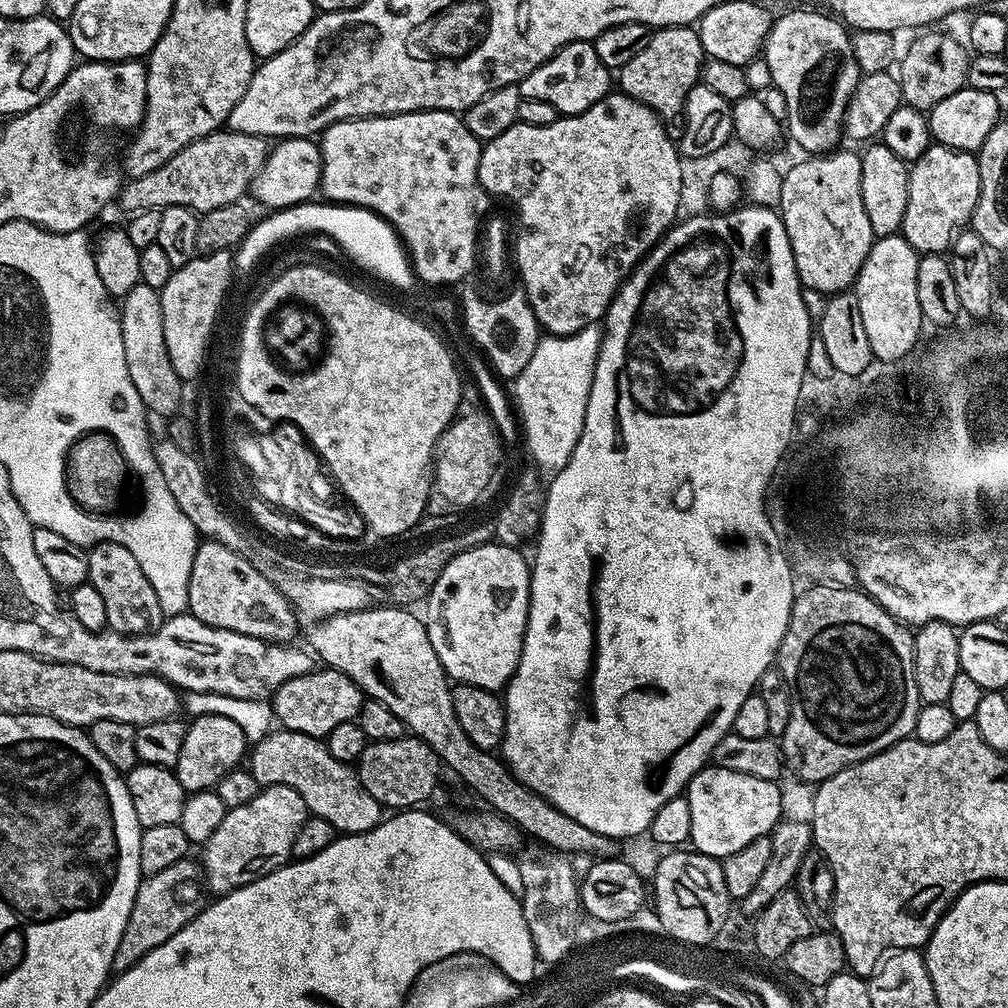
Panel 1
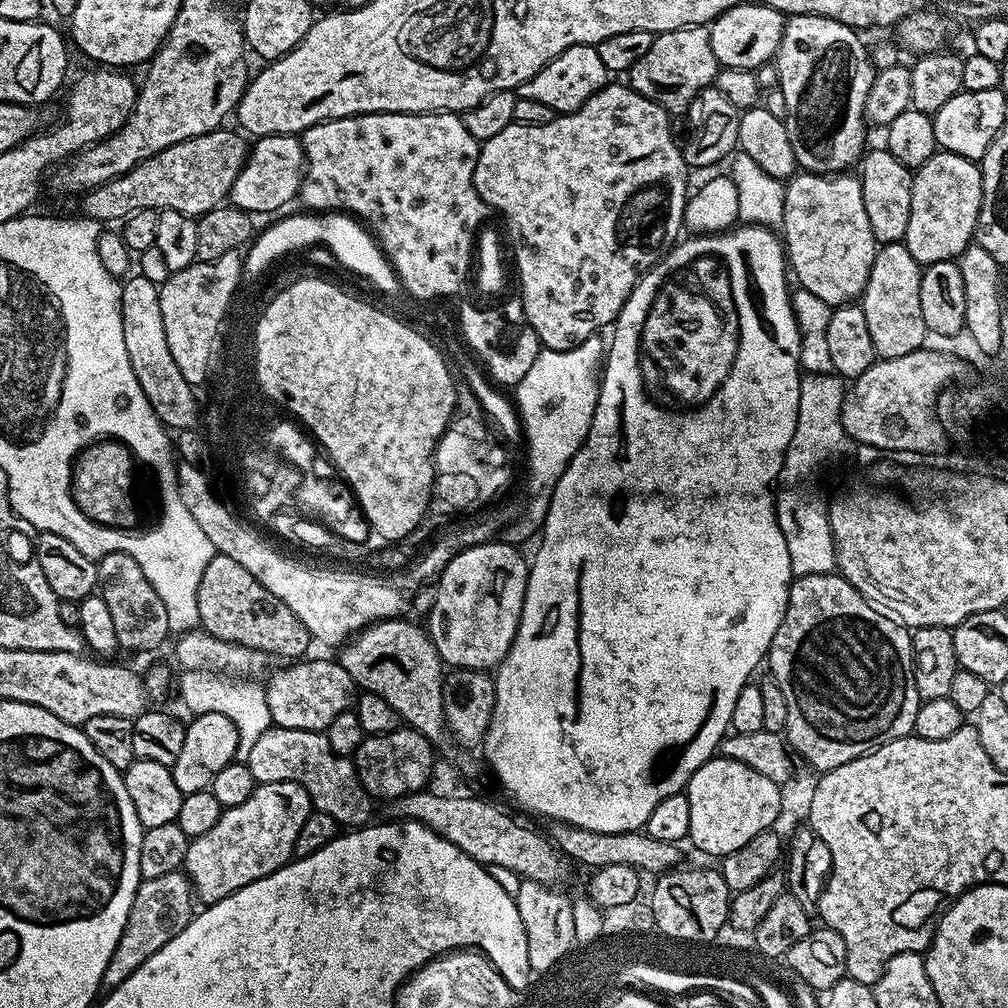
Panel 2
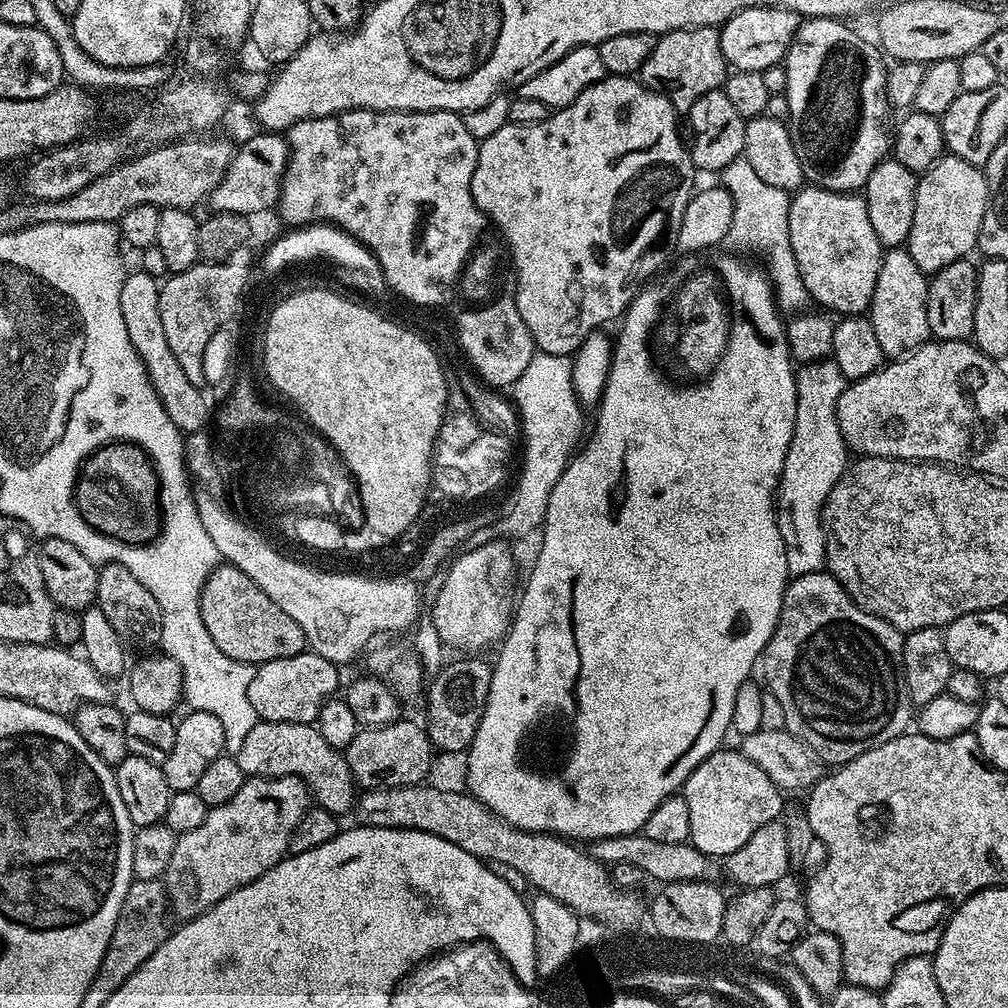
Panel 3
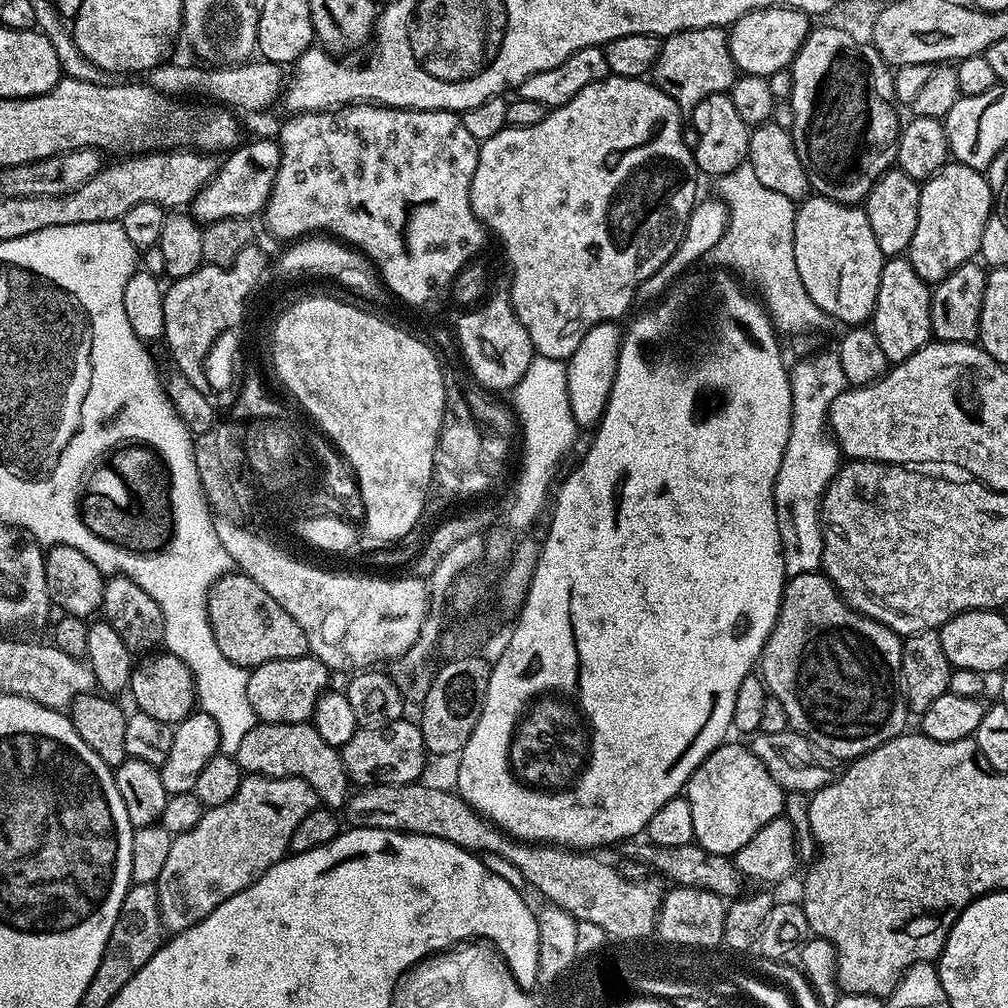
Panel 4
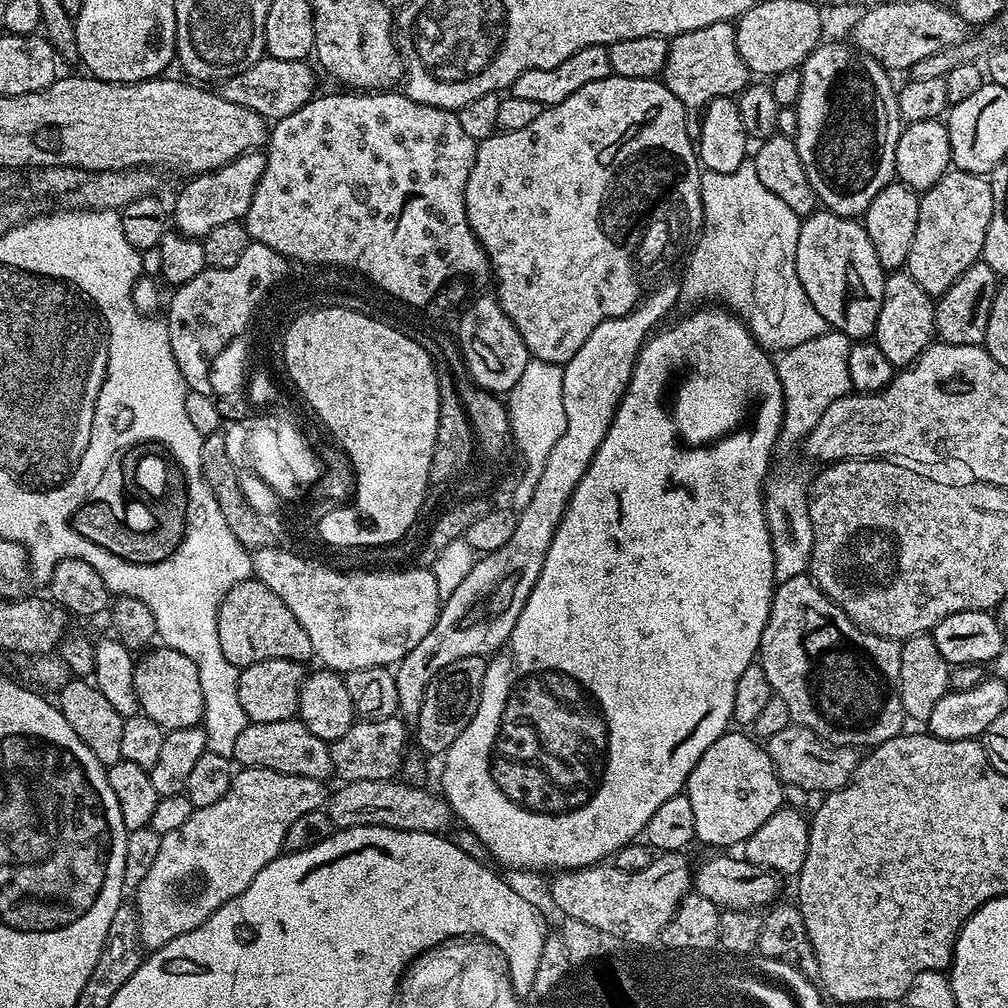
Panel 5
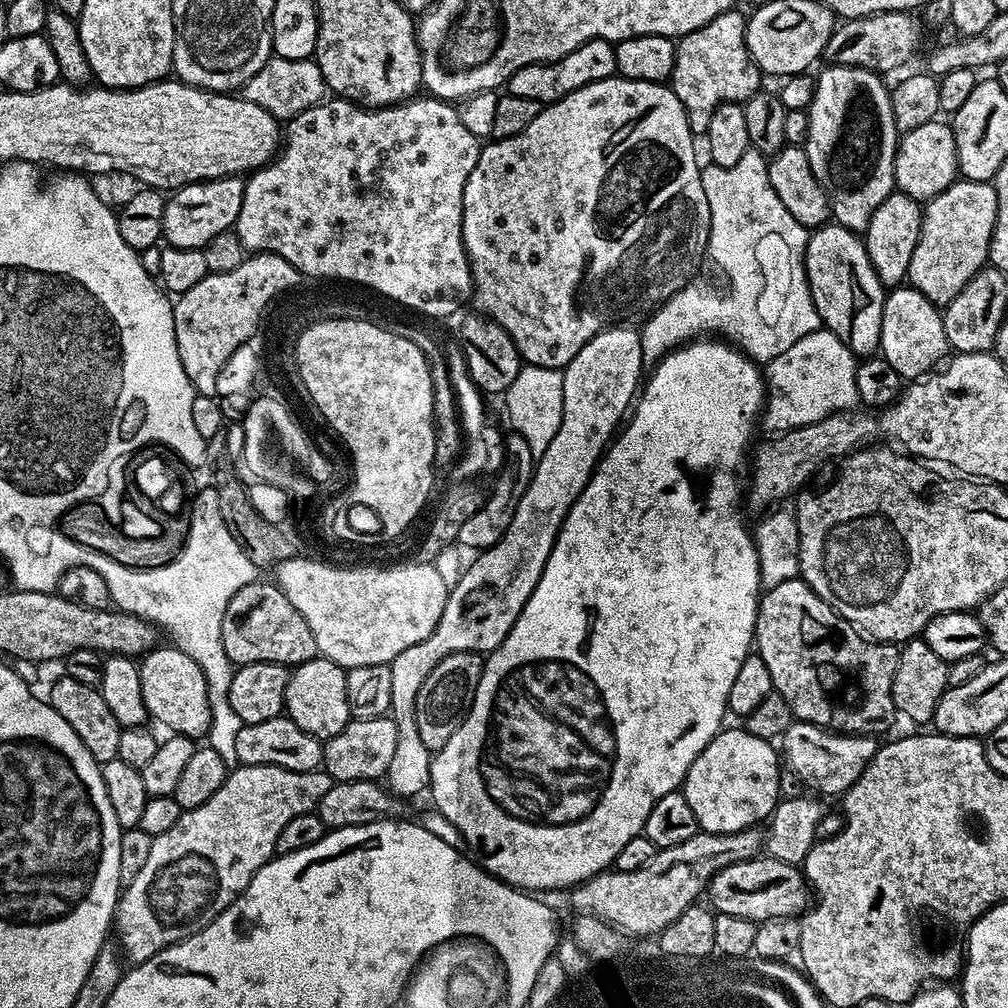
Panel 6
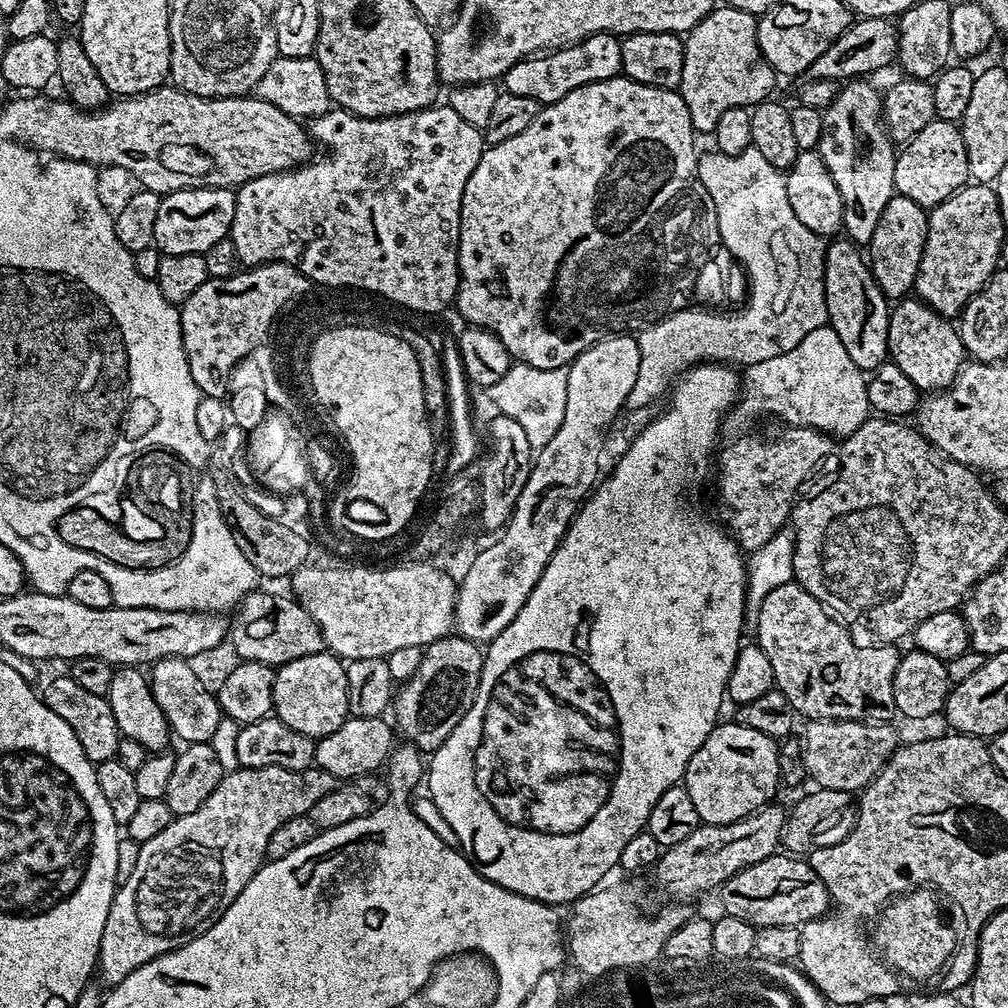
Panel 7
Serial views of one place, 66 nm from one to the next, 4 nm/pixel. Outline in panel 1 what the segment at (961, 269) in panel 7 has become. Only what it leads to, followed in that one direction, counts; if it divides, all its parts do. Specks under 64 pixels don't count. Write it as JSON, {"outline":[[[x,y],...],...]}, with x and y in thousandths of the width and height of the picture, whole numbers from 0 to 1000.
{"outline":[[[937,143],[921,144],[915,157],[904,160],[901,169],[899,216],[893,230],[914,252],[937,252],[951,230],[963,219],[972,195],[972,161],[965,152],[951,151]]]}

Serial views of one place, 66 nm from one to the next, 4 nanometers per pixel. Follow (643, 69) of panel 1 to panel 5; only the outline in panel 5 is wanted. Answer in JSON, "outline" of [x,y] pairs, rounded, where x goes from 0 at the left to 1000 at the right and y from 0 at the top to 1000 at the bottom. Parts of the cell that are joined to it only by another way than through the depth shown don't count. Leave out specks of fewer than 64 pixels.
{"outline":[[[717,20],[716,22],[708,22],[704,26],[696,26],[692,30],[676,32],[674,36],[666,37],[661,65],[657,72],[657,81],[663,86],[665,93],[669,93],[669,97],[673,97],[673,101],[677,101],[680,108],[683,109],[687,109],[687,107],[697,108],[698,104],[708,97],[729,96],[736,88],[741,87],[744,82],[744,72],[738,63],[736,54],[732,54],[729,23]]]}

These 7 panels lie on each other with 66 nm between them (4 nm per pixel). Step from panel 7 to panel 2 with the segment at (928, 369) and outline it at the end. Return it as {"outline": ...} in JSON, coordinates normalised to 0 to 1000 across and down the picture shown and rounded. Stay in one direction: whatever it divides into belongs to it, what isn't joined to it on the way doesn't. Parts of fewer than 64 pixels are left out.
{"outline":[[[894,240],[891,242],[874,242],[869,247],[867,264],[863,264],[863,276],[857,285],[855,305],[859,312],[859,324],[863,327],[863,339],[867,339],[867,347],[874,357],[895,355],[904,349],[917,344],[916,336],[921,331],[921,324],[915,315],[915,292],[913,291],[913,272],[915,263],[909,259],[907,252],[899,248]]]}

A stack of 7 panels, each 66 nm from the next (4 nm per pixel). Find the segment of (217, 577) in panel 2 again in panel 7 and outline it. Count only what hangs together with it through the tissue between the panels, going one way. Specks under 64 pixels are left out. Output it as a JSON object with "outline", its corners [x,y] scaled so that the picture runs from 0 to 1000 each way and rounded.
{"outline":[[[261,585],[247,587],[234,600],[232,610],[228,615],[226,633],[228,639],[230,635],[230,643],[235,647],[235,652],[239,656],[277,661],[284,657],[292,657],[292,653],[308,653],[308,649],[315,649],[322,646],[323,640],[315,617],[312,617],[312,613],[308,613],[305,605],[289,590],[277,591],[274,587],[261,587]]]}

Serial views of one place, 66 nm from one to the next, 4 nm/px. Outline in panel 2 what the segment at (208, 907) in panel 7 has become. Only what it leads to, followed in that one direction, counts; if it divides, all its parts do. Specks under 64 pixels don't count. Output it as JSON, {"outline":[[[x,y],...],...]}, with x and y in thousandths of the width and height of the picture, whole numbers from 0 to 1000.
{"outline":[[[272,776],[271,778],[255,778],[254,782],[240,796],[240,800],[223,802],[218,807],[216,815],[204,823],[204,827],[189,830],[187,842],[183,847],[181,864],[190,879],[193,892],[205,899],[240,883],[240,879],[248,879],[256,871],[264,871],[272,867],[282,857],[291,852],[292,831],[296,831],[296,823],[300,823],[300,815],[311,805],[310,793],[300,780],[288,776]]]}

